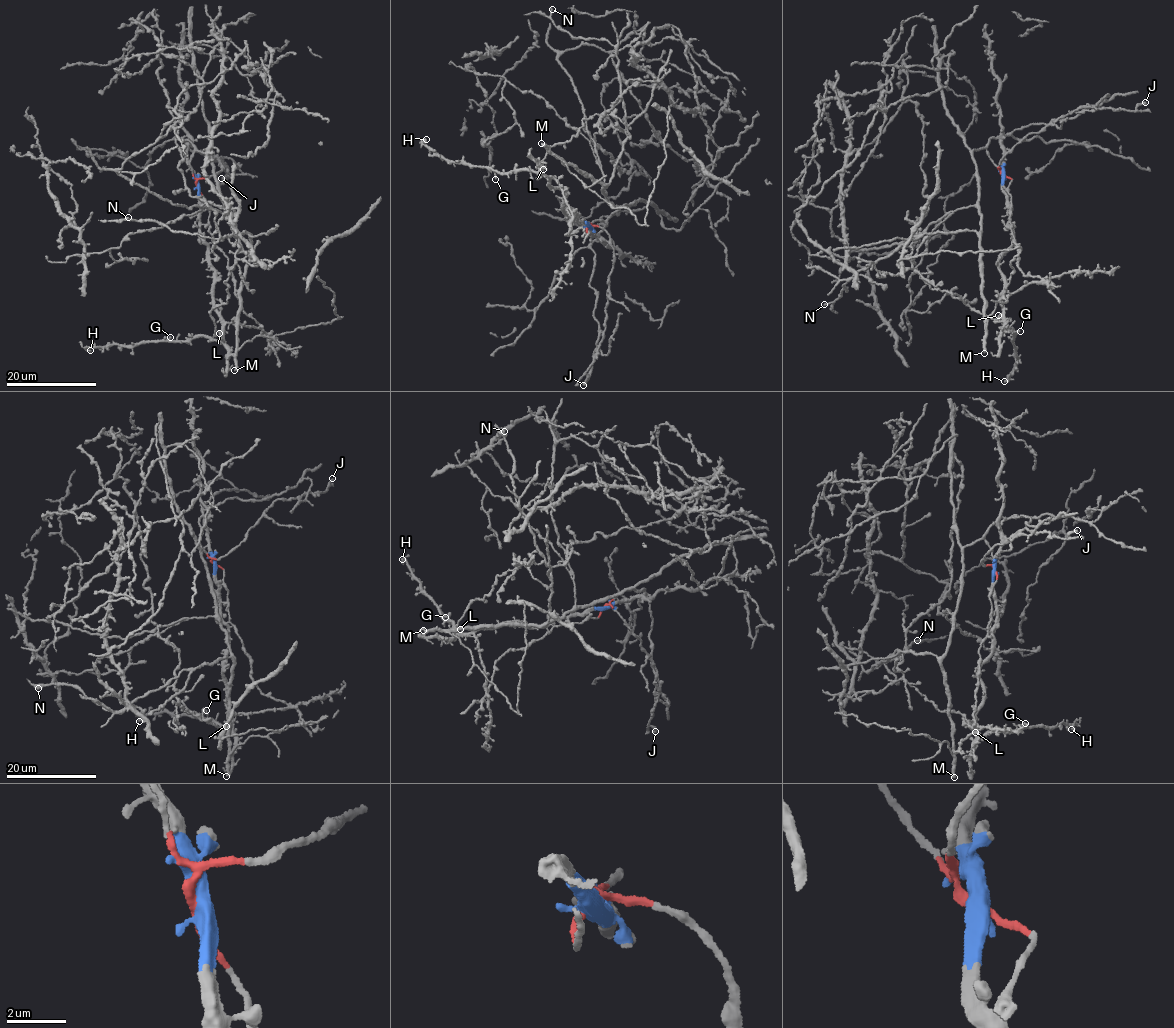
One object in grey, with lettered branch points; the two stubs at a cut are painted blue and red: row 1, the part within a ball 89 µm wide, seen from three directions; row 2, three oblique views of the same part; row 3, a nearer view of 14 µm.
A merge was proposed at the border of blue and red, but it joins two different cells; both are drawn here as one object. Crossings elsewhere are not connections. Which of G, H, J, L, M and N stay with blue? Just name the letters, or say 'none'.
G, H, L

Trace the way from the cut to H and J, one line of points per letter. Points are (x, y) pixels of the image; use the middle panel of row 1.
H: (588, 226), (561, 206), (563, 191), (541, 171), (500, 174), (453, 163), (425, 144), (426, 139)
J: (588, 226), (596, 225), (608, 235), (614, 261), (609, 280), (603, 338), (586, 371), (583, 385)

